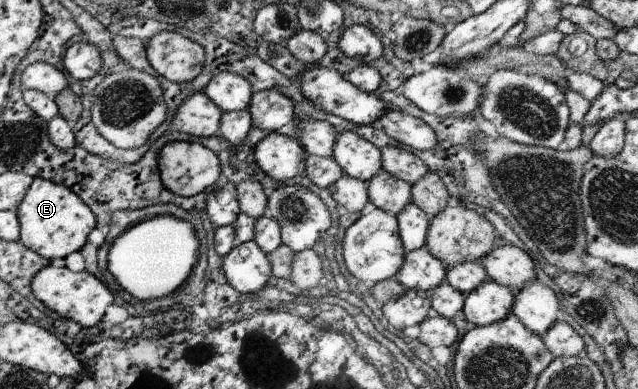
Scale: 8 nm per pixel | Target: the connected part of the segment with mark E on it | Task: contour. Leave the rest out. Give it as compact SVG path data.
M35 178L16 212L21 229L19 241L47 260L64 259L79 252L88 243L90 233L97 227L93 210L78 194L68 186L46 178Z

